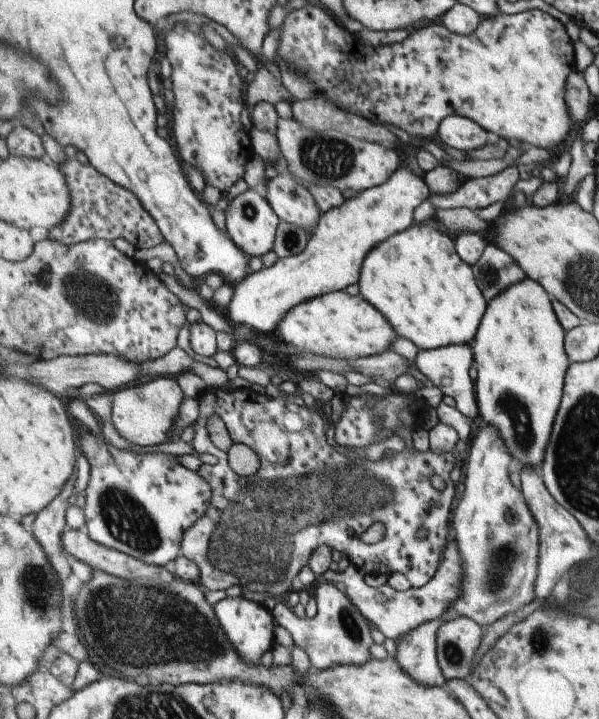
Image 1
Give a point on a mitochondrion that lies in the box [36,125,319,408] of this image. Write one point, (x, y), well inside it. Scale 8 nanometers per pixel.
(93, 299)

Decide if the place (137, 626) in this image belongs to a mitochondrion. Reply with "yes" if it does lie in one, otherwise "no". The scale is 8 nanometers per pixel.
yes

